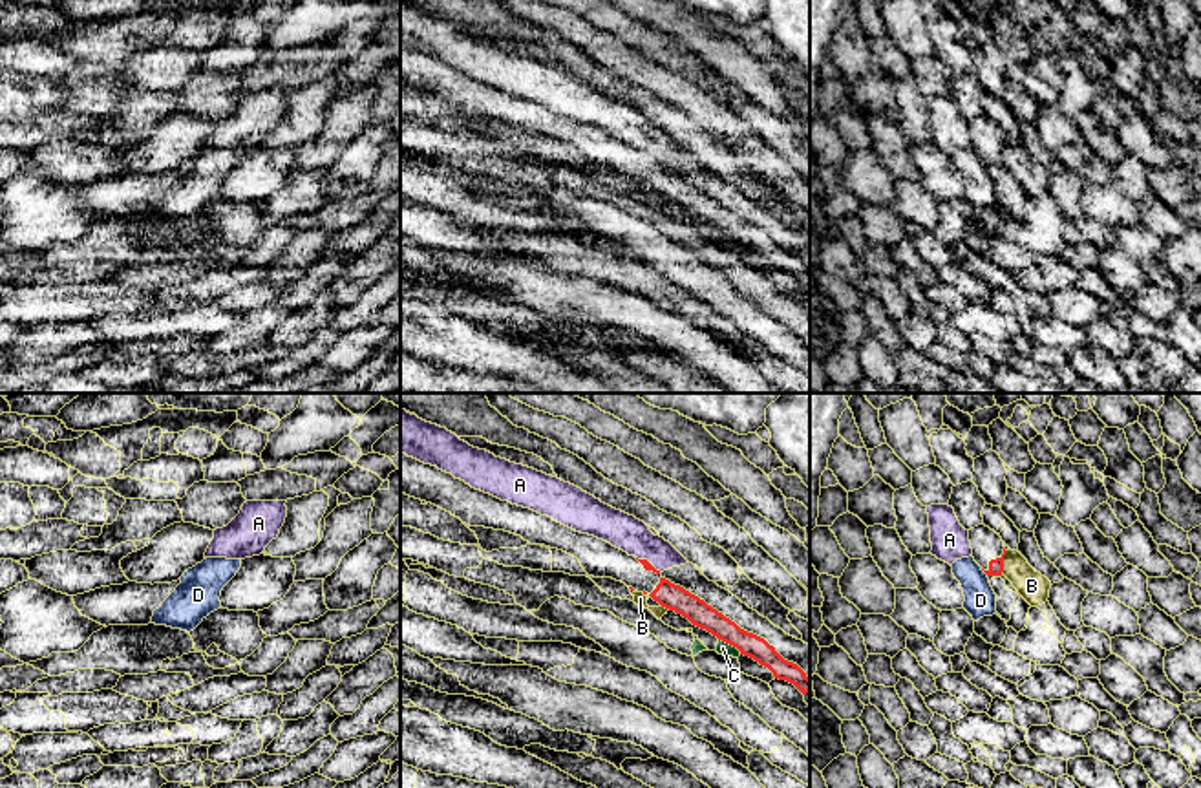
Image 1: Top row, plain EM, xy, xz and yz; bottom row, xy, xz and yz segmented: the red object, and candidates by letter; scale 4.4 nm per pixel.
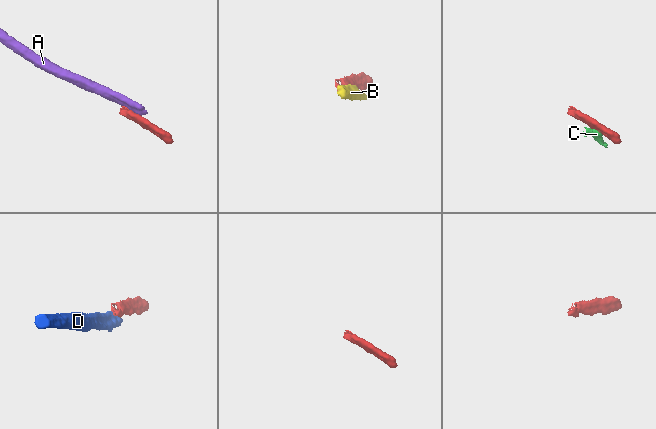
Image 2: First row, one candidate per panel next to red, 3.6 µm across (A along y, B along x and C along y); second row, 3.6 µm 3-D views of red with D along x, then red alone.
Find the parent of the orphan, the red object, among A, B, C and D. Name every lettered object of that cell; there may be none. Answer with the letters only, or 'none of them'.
none of them

